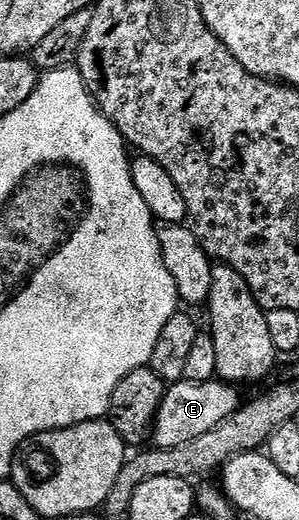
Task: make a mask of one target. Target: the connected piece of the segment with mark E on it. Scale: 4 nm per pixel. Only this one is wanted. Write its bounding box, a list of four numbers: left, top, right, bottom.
[152,380,244,449]

